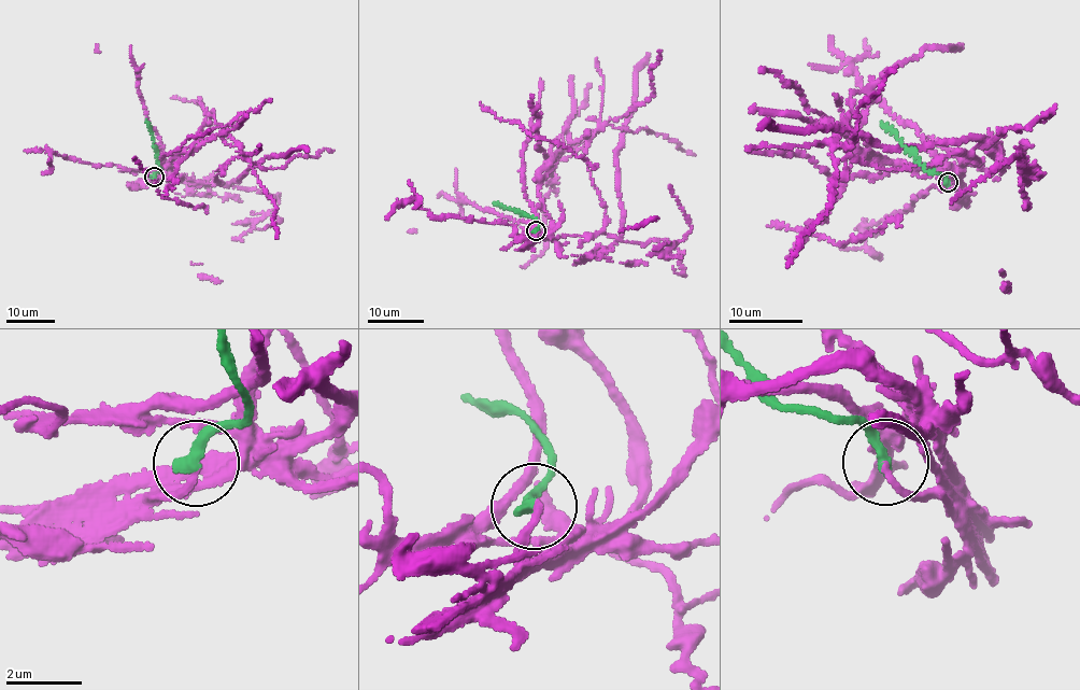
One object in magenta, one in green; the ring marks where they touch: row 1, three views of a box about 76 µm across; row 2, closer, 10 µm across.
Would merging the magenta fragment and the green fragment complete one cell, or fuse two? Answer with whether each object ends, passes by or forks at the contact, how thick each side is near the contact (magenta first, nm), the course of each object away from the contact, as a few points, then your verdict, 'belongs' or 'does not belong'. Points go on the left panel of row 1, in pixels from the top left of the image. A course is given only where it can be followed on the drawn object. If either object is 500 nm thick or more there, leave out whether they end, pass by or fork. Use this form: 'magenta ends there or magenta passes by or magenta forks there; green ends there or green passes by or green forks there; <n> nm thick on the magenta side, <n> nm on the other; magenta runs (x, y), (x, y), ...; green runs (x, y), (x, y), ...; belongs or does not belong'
magenta ends there; green ends there; 160 nm thick on the magenta side, 360 nm on the other; magenta runs (153, 177), (152, 181), (175, 177), (219, 183), (215, 174), (223, 166), (242, 157), (275, 205), (275, 237); green runs (153, 177), (160, 169), (145, 118); does not belong

